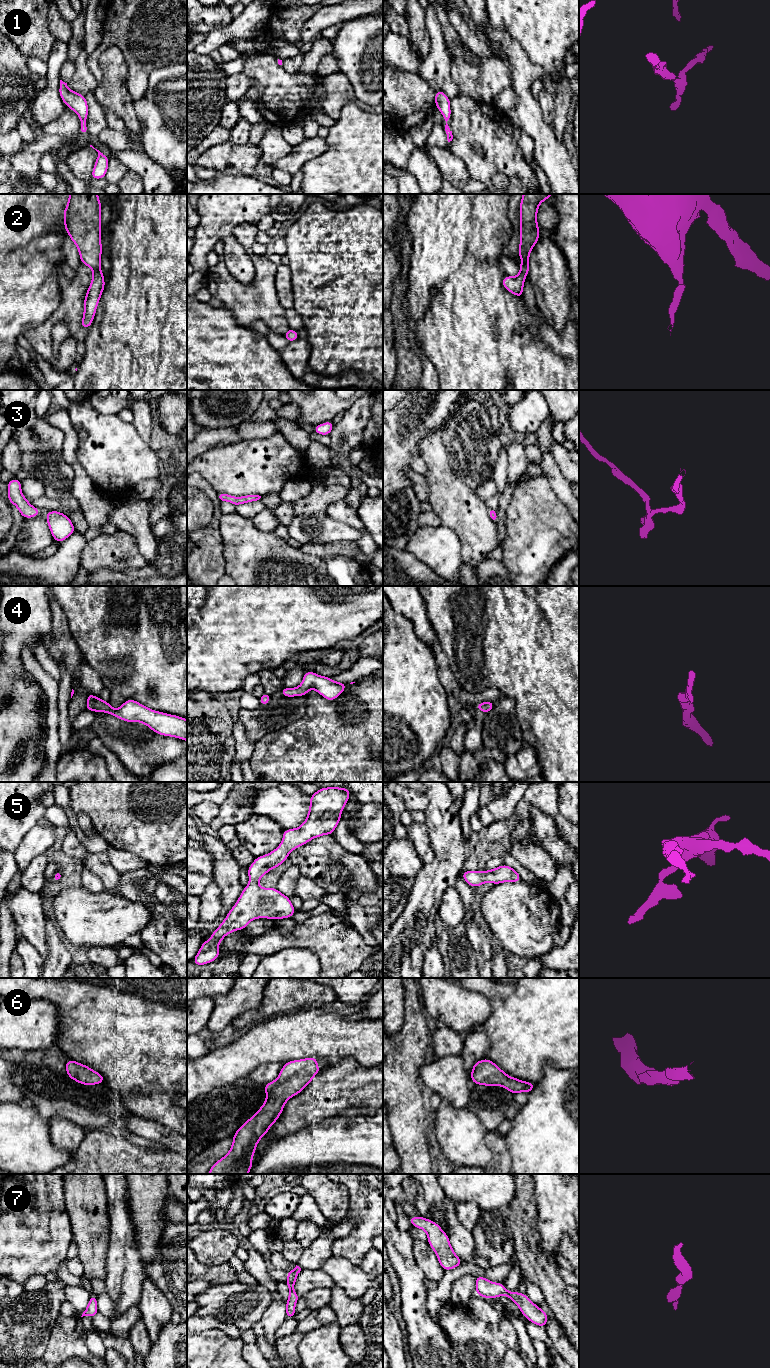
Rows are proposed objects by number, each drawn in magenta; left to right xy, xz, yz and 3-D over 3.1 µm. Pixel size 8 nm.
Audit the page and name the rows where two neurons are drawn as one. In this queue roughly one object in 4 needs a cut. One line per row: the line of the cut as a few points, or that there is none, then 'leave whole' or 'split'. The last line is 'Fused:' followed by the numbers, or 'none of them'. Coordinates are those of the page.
1: cut none; leave whole
2: cut none; leave whole
3: cut none; leave whole
4: cut none; leave whole
5: cut none; leave whole
6: cut none; leave whole
7: cut none; leave whole
Fused: none of them

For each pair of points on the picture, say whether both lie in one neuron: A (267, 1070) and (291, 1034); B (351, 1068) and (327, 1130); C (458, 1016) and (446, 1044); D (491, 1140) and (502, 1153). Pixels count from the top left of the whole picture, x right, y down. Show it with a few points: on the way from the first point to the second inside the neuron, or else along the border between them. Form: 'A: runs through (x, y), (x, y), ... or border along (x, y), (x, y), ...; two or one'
A: border along (283, 1062), (268, 1062), (259, 1065), (251, 1072); two
B: border along (355, 1107), (344, 1109), (338, 1114), (311, 1125); two
C: border along (439, 1023), (445, 1024), (463, 1035); two
D: runs through (494, 1143), (499, 1150); one

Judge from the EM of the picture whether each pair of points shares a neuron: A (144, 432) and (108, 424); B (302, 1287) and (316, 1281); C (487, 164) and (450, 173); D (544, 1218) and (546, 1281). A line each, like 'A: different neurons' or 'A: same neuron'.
A: different neurons
B: same neuron
C: different neurons
D: different neurons

